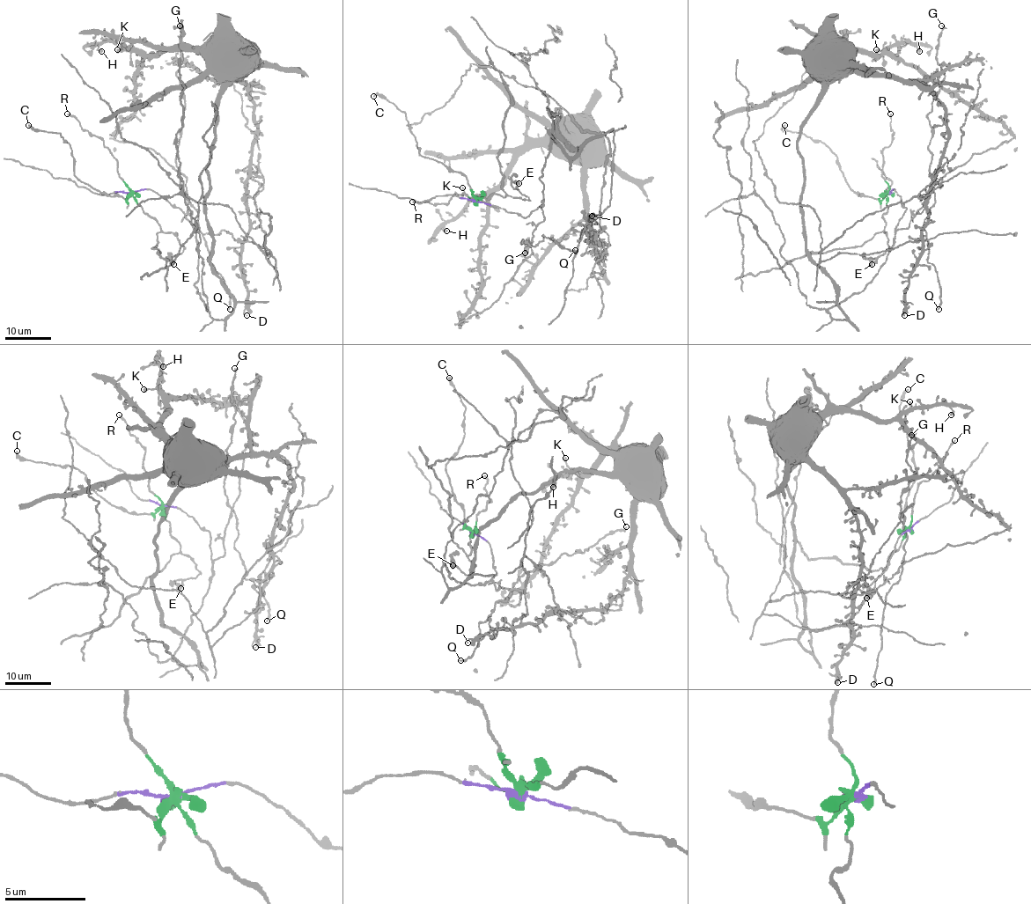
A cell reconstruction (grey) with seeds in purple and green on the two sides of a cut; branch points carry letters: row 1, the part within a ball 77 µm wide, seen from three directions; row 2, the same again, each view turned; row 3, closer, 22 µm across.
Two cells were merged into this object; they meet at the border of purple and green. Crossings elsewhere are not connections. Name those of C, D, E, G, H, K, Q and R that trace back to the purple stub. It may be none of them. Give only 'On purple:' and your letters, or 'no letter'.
On purple: D, G, H, K, Q

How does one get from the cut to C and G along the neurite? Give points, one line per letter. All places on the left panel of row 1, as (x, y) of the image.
C: (130, 193), (127, 200), (106, 195), (82, 182), (74, 174), (74, 158), (68, 143), (59, 133), (28, 125)
G: (130, 193), (157, 192), (195, 228), (199, 227), (177, 175), (184, 109), (176, 71), (180, 61), (180, 25)

